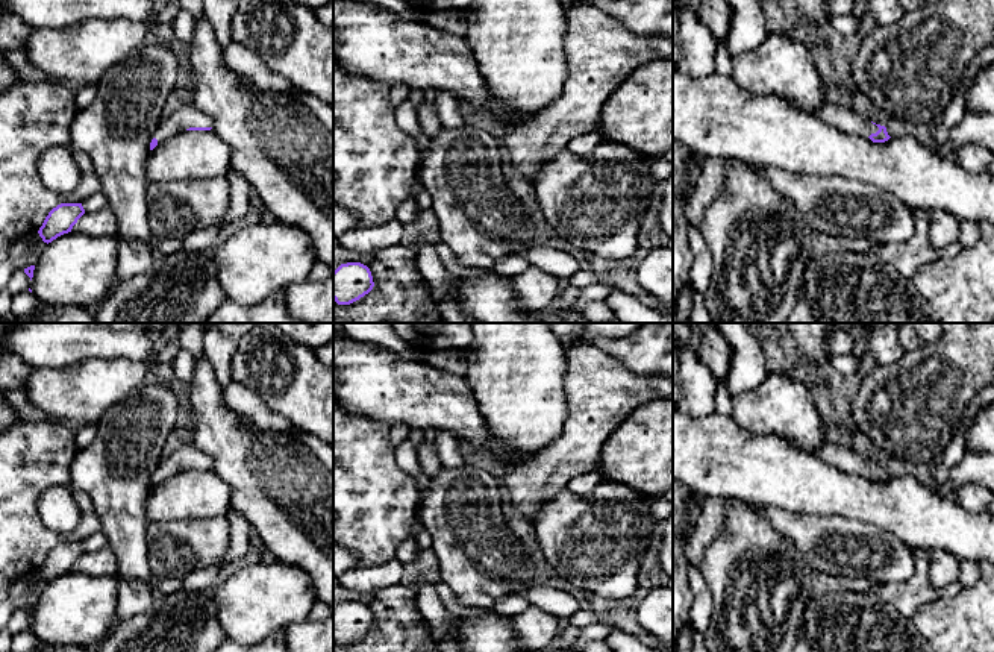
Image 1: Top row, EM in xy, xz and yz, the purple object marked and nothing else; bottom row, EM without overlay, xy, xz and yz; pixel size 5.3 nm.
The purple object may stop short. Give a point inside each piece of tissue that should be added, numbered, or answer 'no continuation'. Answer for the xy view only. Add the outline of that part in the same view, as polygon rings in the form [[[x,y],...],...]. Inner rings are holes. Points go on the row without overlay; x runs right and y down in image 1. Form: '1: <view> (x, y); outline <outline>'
1: xy (187, 457); outline [[[188,444],[171,456],[162,459],[156,469],[155,478],[165,481],[189,467],[212,467],[212,458],[192,444]]]

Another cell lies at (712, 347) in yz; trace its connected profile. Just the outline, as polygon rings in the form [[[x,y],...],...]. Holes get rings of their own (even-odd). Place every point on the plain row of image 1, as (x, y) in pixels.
[[[673,323],[674,347],[694,350],[711,373],[723,382],[730,370],[732,347],[712,323]]]

